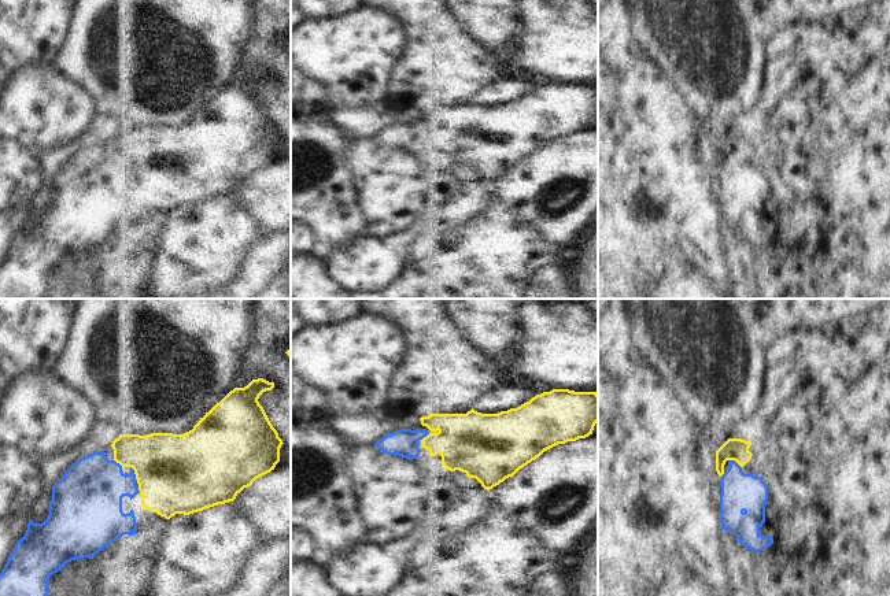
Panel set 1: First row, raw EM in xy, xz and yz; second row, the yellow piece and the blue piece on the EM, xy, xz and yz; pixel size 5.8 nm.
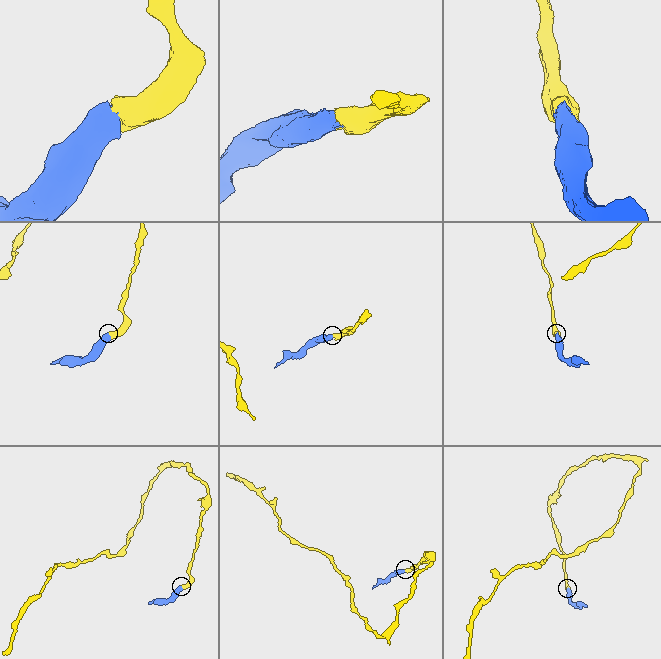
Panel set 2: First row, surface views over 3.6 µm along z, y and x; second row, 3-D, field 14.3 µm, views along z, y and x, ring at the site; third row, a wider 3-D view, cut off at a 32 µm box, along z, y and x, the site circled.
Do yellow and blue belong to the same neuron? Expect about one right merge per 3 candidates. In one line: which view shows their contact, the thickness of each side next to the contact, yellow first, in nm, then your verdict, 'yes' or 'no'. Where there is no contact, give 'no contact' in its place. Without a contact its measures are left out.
contact in yz; calibres 130 and 220 nm; yes

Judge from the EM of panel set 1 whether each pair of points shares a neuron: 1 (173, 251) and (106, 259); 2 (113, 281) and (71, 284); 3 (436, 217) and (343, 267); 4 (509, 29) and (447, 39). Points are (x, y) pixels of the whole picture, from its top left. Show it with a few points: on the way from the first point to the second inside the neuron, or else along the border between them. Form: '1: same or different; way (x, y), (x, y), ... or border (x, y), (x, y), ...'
1: different; border (166, 224), (161, 243), (147, 269), (146, 284)
2: different; border (91, 252), (93, 256), (95, 281), (98, 284)
3: same; way (413, 232), (380, 261), (366, 266)
4: different; border (453, 14), (469, 34), (497, 52)

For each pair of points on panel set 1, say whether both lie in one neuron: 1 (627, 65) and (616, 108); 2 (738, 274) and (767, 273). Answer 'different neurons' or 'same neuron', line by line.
1: different neurons
2: different neurons

